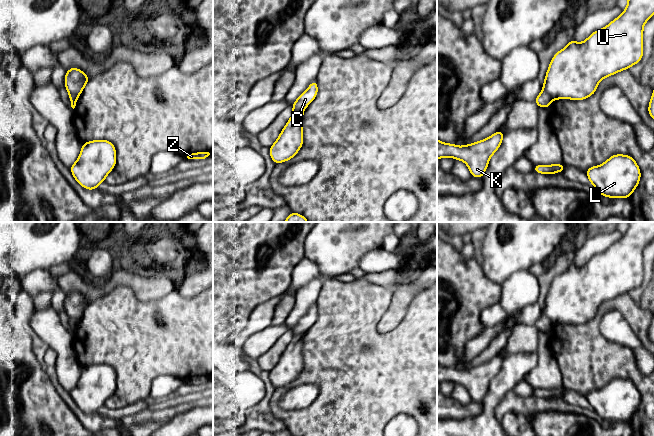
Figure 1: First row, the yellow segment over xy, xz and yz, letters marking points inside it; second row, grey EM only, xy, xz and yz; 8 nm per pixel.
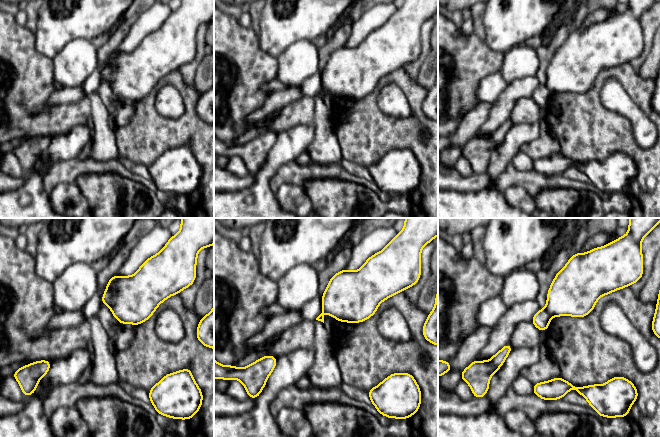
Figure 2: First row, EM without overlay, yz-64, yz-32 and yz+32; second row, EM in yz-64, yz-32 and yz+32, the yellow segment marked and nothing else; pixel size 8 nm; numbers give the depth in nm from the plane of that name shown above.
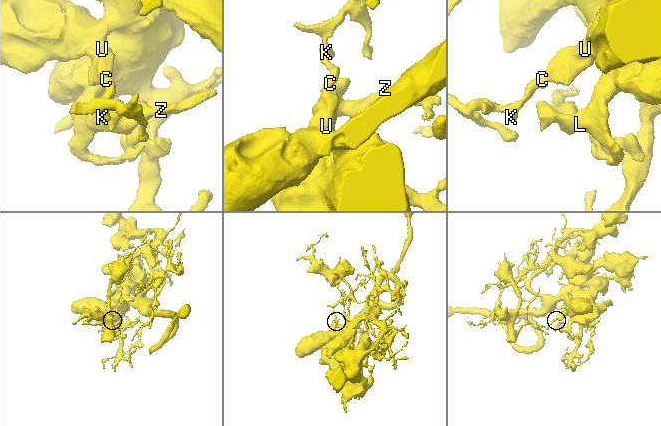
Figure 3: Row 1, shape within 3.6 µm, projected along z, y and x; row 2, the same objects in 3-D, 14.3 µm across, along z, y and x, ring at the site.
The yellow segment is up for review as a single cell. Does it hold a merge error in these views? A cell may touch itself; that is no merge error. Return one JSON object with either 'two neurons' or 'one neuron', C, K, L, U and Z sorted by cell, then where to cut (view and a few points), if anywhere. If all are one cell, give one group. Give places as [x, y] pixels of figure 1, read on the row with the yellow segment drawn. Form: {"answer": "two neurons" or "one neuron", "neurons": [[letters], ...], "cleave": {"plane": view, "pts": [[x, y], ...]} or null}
{"answer": "two neurons", "neurons": [["C", "K"], ["L", "U", "Z"]], "cleave": {"plane": "yz", "pts": [[543, 89], [551, 98]]}}

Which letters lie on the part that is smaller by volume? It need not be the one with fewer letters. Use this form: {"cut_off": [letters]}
{"cut_off": ["C", "K"]}

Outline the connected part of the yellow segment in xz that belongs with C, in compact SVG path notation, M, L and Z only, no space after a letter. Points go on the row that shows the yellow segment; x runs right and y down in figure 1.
M317 80L311 82L310 86L291 105L294 110L304 110L316 97L318 93Z

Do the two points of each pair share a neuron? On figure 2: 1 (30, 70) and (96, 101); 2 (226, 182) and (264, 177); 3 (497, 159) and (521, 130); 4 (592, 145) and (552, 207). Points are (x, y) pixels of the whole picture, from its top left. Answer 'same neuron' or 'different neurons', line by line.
1: different neurons
2: different neurons
3: same neuron
4: different neurons

